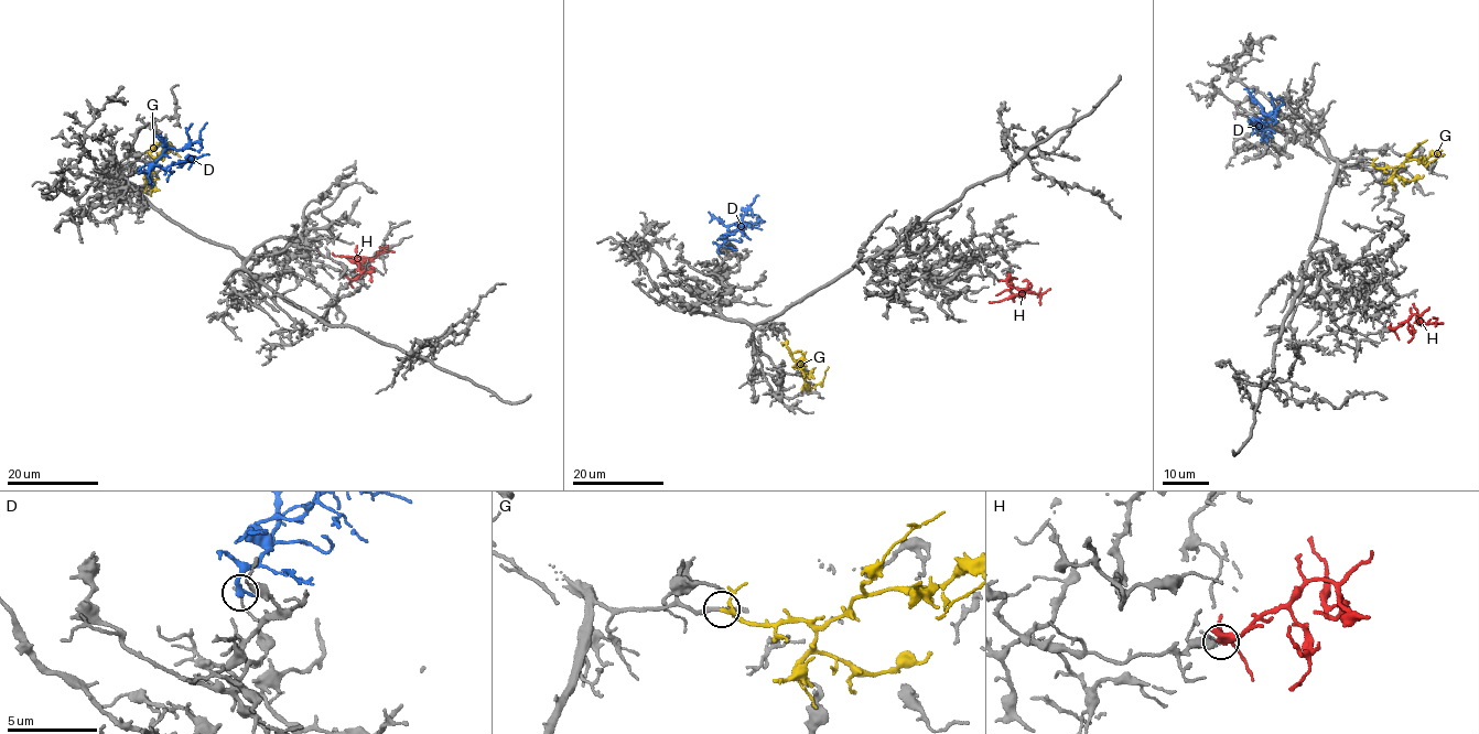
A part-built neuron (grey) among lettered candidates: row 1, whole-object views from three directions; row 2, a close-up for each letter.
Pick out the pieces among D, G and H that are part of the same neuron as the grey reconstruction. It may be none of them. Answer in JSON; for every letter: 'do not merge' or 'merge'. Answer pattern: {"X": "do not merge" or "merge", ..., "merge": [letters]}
{"D": "do not merge", "G": "merge", "H": "do not merge", "merge": ["G"]}

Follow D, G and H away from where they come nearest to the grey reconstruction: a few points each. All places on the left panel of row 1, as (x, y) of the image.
D: (139, 168), (147, 171), (168, 148), (184, 149), (196, 142), (206, 122)
G: (152, 177), (148, 180), (155, 162), (150, 155), (155, 146), (171, 143), (181, 155)
H: (355, 280), (359, 272), (357, 256), (375, 258), (381, 252), (395, 251)

